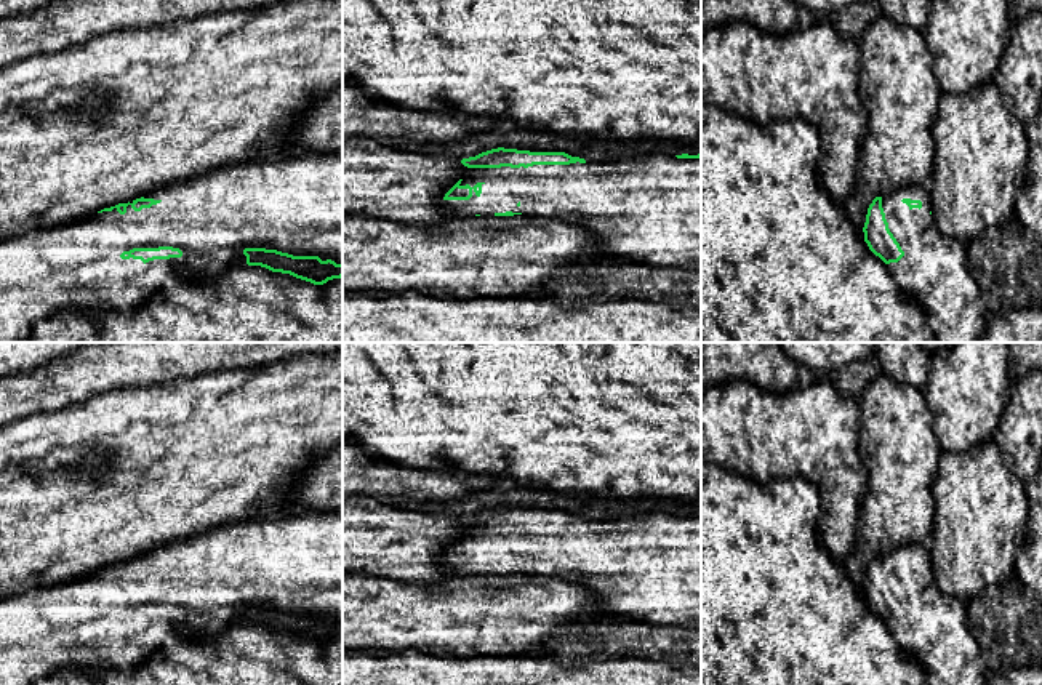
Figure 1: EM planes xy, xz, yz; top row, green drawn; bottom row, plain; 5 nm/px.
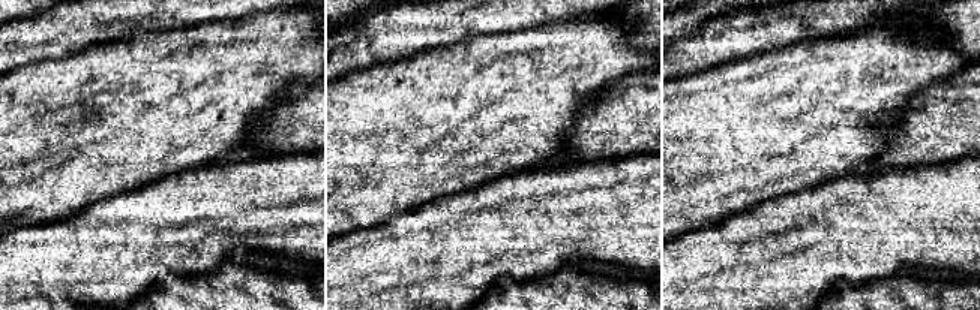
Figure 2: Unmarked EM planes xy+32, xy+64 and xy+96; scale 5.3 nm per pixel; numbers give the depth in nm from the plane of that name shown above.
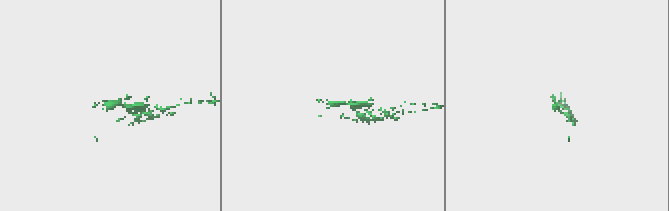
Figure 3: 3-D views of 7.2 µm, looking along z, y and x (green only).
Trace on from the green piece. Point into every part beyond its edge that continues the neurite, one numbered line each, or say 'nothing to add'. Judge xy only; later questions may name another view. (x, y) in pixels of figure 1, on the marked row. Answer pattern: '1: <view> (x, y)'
1: xy (293, 204)

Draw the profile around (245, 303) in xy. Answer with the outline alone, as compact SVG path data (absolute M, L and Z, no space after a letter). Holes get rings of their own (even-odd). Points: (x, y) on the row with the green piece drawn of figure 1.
M234 262L210 278L174 277L168 288L130 312L67 309L59 318L40 323L22 342L343 342L343 277L314 285L290 274Z

